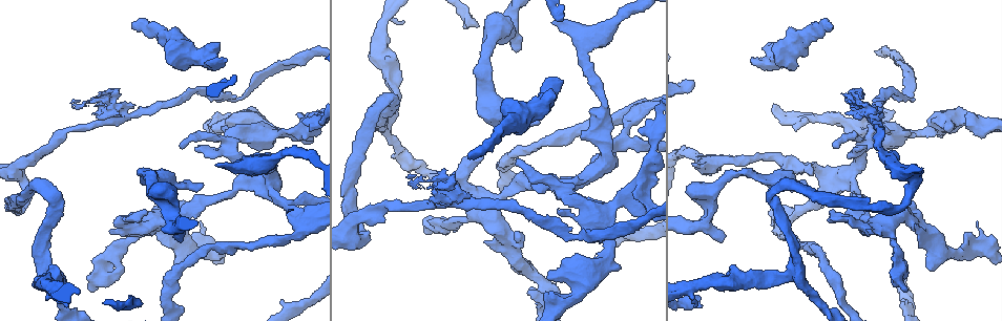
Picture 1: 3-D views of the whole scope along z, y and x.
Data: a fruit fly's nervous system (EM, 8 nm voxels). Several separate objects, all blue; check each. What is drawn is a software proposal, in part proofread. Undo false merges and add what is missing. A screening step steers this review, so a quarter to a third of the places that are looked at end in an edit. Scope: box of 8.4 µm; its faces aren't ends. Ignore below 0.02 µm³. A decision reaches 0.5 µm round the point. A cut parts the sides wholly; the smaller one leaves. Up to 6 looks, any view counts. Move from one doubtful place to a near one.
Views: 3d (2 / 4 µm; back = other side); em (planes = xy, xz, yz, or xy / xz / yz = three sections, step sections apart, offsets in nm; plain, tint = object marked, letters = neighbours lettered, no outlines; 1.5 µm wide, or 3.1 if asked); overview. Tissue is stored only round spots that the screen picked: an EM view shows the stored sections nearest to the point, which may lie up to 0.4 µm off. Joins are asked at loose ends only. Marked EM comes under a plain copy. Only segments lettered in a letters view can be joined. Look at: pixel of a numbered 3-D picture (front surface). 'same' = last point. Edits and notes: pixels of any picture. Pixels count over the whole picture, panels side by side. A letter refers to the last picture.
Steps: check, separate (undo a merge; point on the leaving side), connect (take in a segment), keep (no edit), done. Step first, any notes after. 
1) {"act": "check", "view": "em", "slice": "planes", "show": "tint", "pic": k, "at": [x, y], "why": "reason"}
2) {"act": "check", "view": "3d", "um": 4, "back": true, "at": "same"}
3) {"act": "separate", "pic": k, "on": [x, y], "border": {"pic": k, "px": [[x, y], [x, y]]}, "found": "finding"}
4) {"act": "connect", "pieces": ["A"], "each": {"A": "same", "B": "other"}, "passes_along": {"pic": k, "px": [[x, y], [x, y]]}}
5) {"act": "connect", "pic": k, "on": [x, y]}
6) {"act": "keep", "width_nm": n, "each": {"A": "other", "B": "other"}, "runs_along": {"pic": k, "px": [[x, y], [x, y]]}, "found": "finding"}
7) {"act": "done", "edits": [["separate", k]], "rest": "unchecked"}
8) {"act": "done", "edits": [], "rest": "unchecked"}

{"act": "check", "view": "em", "slice": "yz", "step": 4, "show": "letters", "pic": 1, "at": [751, 58]}

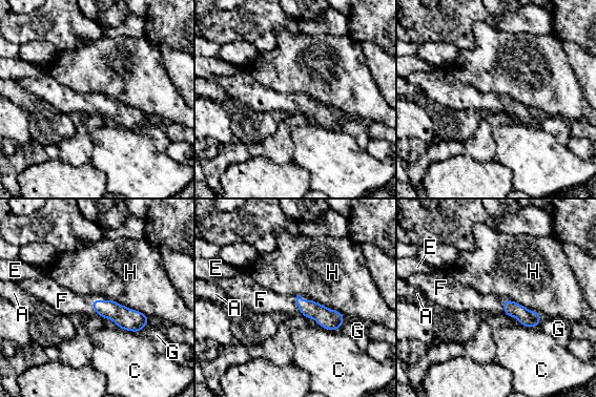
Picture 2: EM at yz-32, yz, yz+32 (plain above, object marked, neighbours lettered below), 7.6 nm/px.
{"act": "check", "view": "em", "slice": "planes", "show": "letters", "at": "same"}

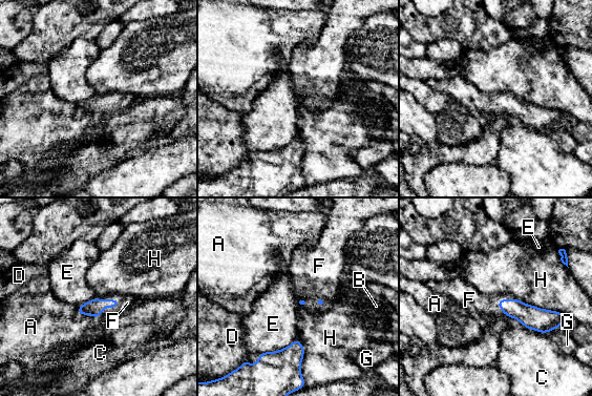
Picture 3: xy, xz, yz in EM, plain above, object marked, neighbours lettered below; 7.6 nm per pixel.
{"act": "connect", "pieces": ["F"], "each": {"A": "other", "B": "other", "C": "other", "D": "other", "E": "other", "F": "same", "G": "other", "H": "other"}, "found": "it goes on there"}

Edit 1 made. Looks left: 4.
{"act": "check", "view": "overview", "why": "redraw"}

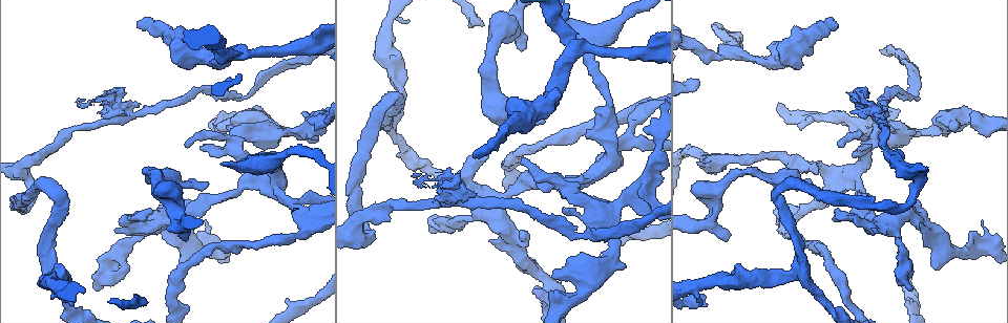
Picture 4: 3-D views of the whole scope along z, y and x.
{"act": "check", "view": "em", "slice": "yz", "step": 8, "show": "tint", "pic": 4, "at": [859, 88], "why": "branch stops here"}

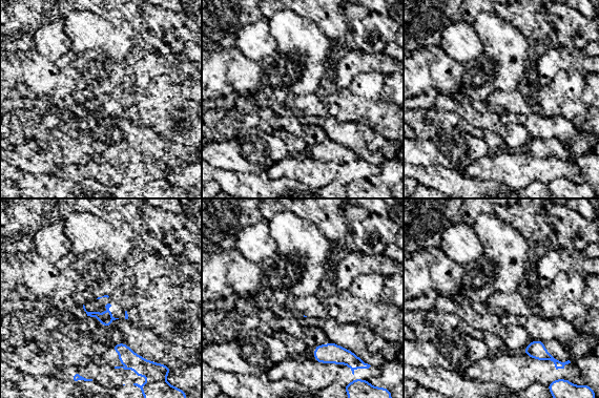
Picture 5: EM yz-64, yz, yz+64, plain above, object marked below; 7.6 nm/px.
{"act": "check", "view": "em", "slice": "xy", "step": 8, "show": "letters", "at": "same"}

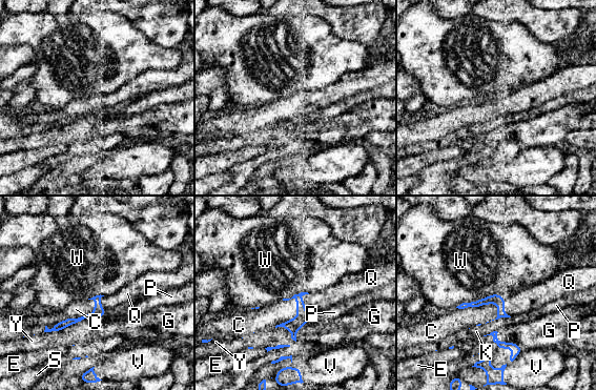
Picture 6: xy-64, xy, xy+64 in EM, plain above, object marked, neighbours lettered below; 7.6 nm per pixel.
{"act": "keep", "longest_contact_nm": ["W", 340], "each": {"C": "other", "E": "other", "G": "other", "K": "other", "P": "other", "Q": "other", "S": "other", "V": "other", "W": "other", "Y": "other"}, "found": "none of them fits"}

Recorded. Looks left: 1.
{"act": "done", "edits": [["connect", 3]], "rest": "unchecked"}

